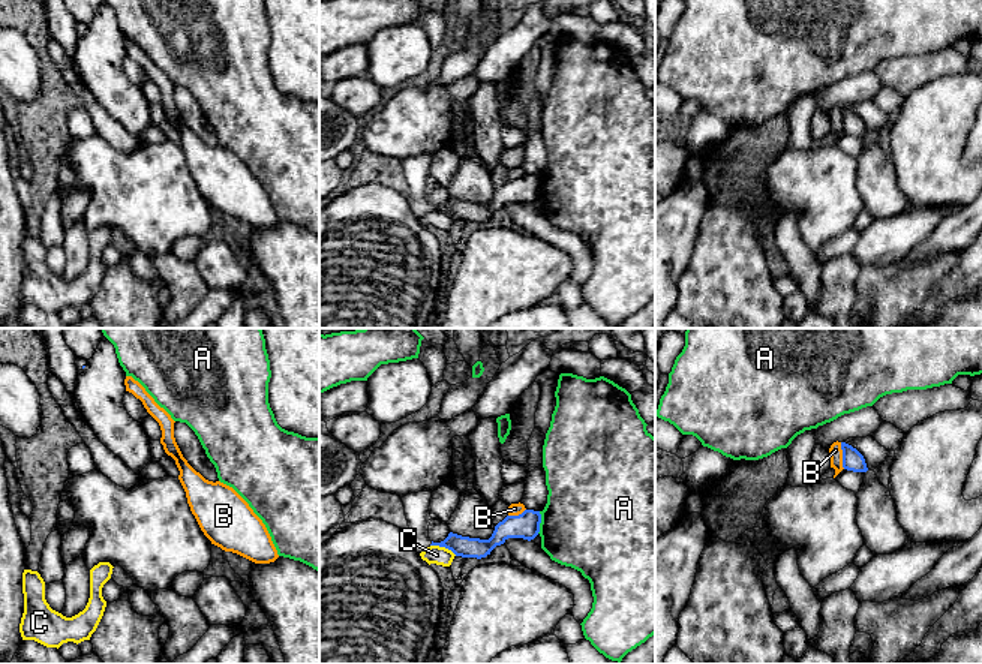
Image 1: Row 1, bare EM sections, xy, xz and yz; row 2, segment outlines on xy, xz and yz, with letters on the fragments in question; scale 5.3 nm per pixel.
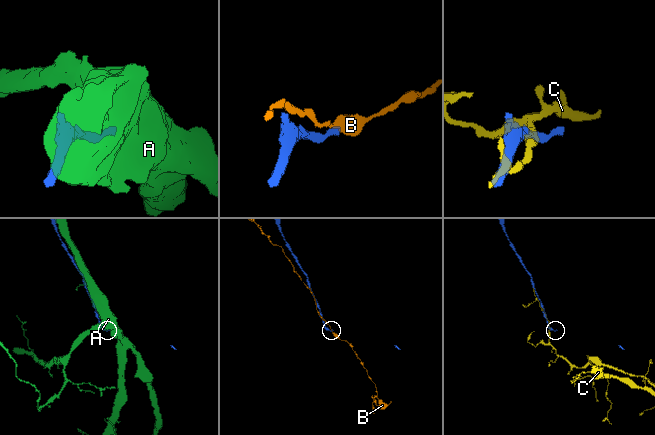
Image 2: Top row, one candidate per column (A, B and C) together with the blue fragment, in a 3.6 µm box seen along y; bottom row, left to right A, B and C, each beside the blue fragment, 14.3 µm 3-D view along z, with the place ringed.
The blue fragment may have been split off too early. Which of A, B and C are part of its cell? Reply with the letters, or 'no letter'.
no letter

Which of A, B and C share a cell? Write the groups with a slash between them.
A / B / C

